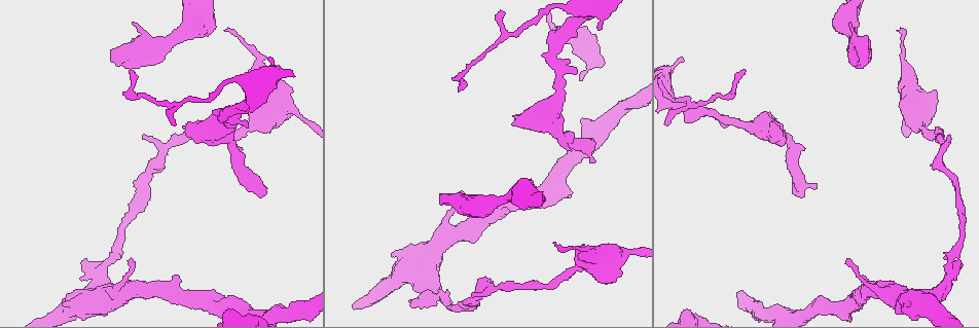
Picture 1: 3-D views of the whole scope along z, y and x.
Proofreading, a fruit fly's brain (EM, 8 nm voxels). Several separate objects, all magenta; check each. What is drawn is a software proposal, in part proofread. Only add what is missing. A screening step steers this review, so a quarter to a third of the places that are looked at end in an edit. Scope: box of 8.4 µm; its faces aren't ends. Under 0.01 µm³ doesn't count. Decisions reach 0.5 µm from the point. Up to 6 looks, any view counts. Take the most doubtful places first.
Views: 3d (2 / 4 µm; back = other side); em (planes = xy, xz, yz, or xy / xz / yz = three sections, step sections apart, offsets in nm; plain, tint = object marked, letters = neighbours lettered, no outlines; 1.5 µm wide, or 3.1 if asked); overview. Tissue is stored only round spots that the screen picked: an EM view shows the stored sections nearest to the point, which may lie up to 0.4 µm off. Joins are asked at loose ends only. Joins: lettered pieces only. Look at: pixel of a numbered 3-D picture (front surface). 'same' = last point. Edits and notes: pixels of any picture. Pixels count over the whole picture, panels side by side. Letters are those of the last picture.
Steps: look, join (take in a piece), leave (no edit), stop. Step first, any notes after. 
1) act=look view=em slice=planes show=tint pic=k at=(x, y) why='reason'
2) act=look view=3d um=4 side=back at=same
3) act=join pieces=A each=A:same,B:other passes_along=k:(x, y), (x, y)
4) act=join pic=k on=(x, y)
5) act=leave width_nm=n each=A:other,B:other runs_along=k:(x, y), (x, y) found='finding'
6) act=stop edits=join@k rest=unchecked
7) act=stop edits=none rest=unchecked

act=look view=em slice=planes show=plain pic=1 at=(555, 245) why='an open end'

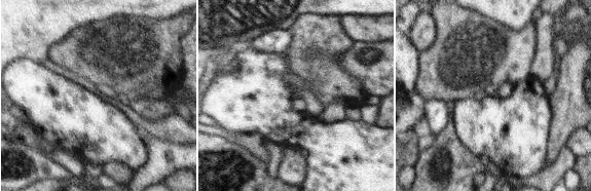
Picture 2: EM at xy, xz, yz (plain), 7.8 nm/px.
act=look view=em slice=planes show=letters at=same why='what lies round it'

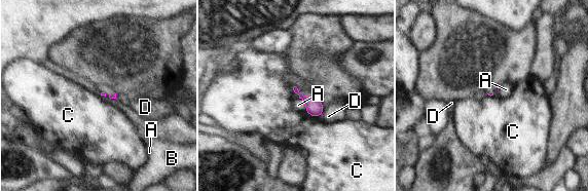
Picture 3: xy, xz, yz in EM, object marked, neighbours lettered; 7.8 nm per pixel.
act=leave each=A:other,B:other,C:other,D:other border=3:(305, 111), (318, 117) found='none of them fits'

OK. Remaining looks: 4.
act=look view=em slice=yz step=8 show=letters pic=1 at=(112, 57) why='branch stops here'

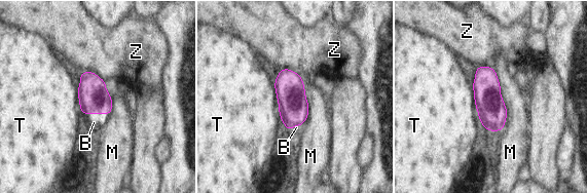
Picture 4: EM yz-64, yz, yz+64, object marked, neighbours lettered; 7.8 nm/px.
act=join pieces=B each=B:same,M:other,T:other,Z:other passes_along=4:(94, 99), (96, 113), (94, 122) found='the neuron continues'

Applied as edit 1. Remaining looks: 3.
act=look view=overview

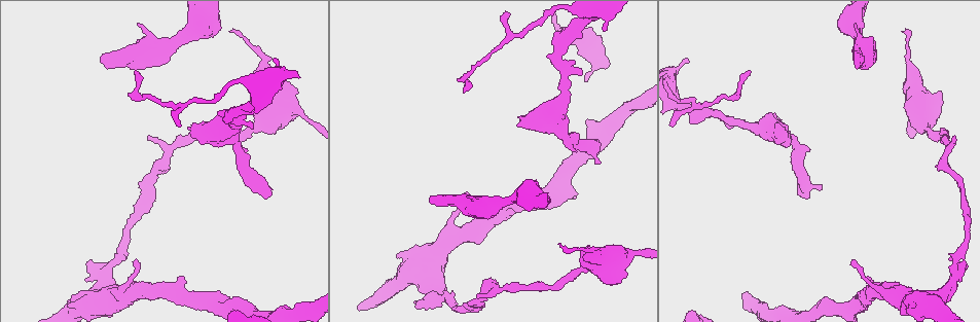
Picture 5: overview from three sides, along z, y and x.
act=look view=3d um=2 pic=5 at=(581, 74) why='an open end'

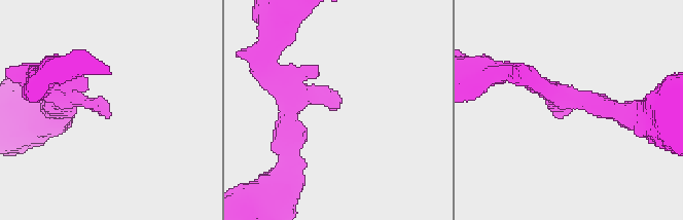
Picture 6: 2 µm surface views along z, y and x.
act=look view=em slice=xz step=8 show=letters pic=6 at=(566, 114) arm_widths_nm=200,220

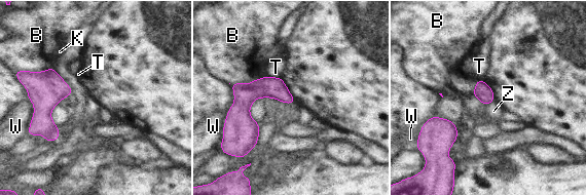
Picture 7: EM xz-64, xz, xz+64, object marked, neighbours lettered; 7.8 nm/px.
act=leave width_nm=140 each=B:other,K:other,T:other,W:other,Z:other runs_along=7:(291, 100), (254, 91), (232, 113) found='none of them fits'

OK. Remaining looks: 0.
act=stop edits=join@4 rest=unchecked

